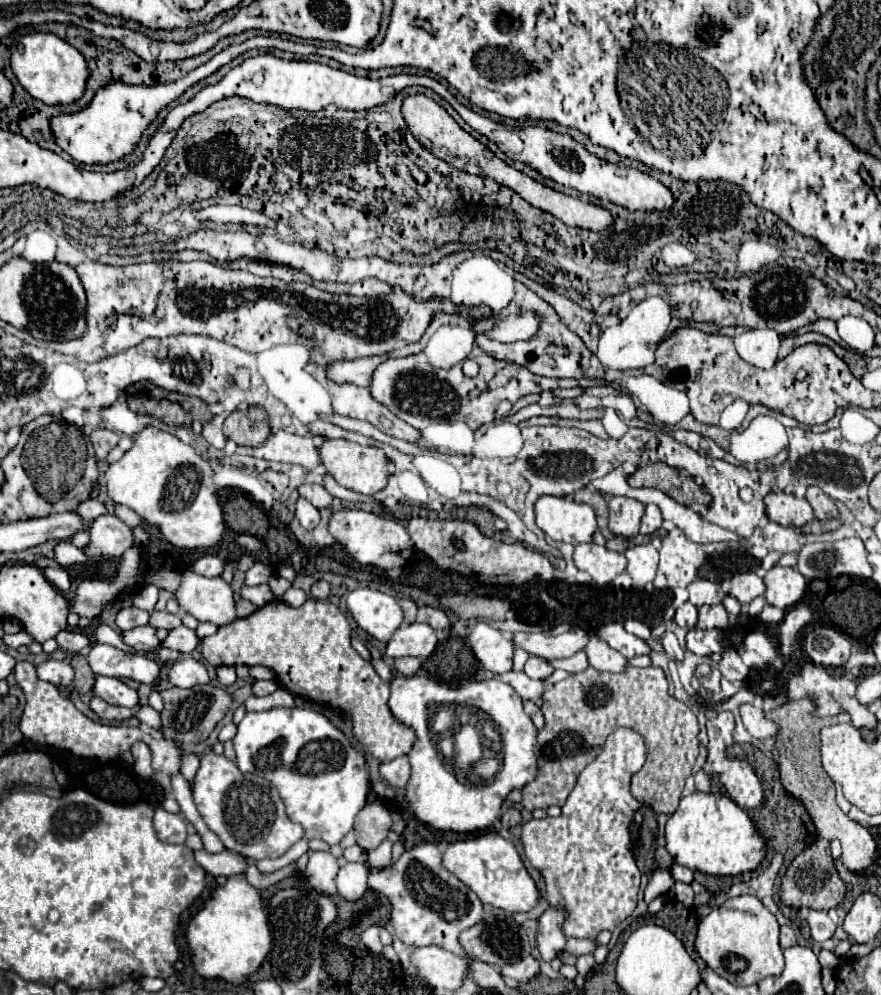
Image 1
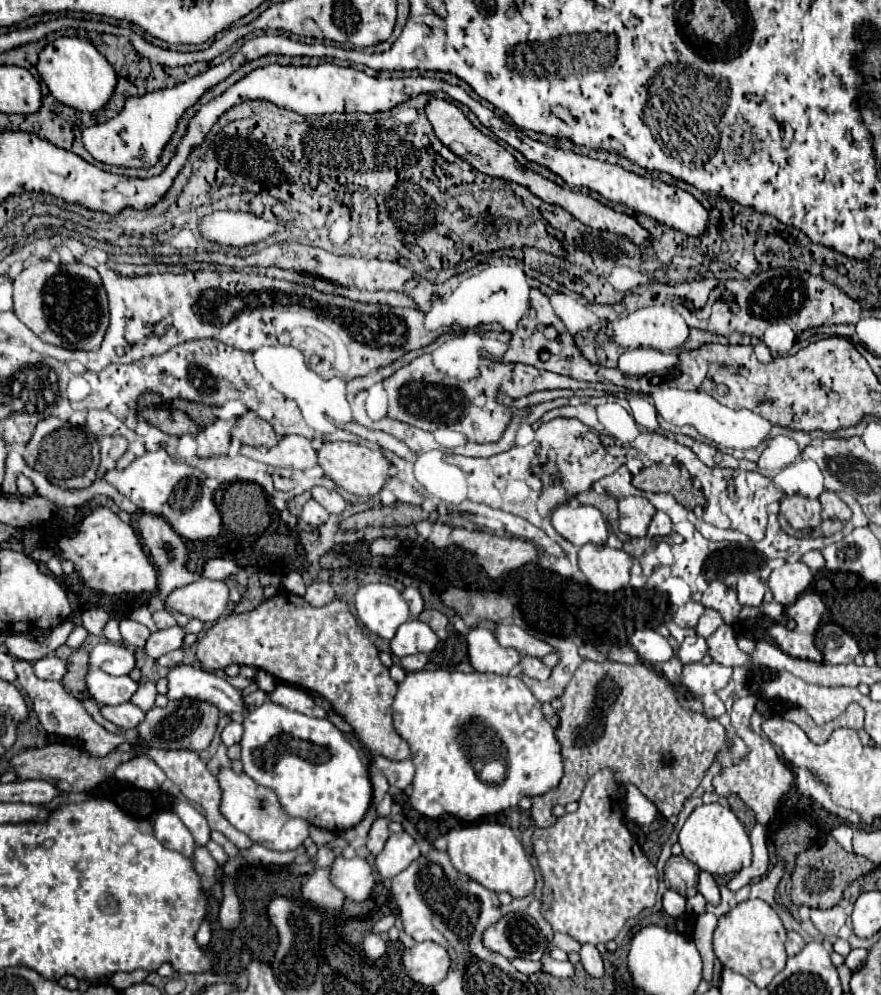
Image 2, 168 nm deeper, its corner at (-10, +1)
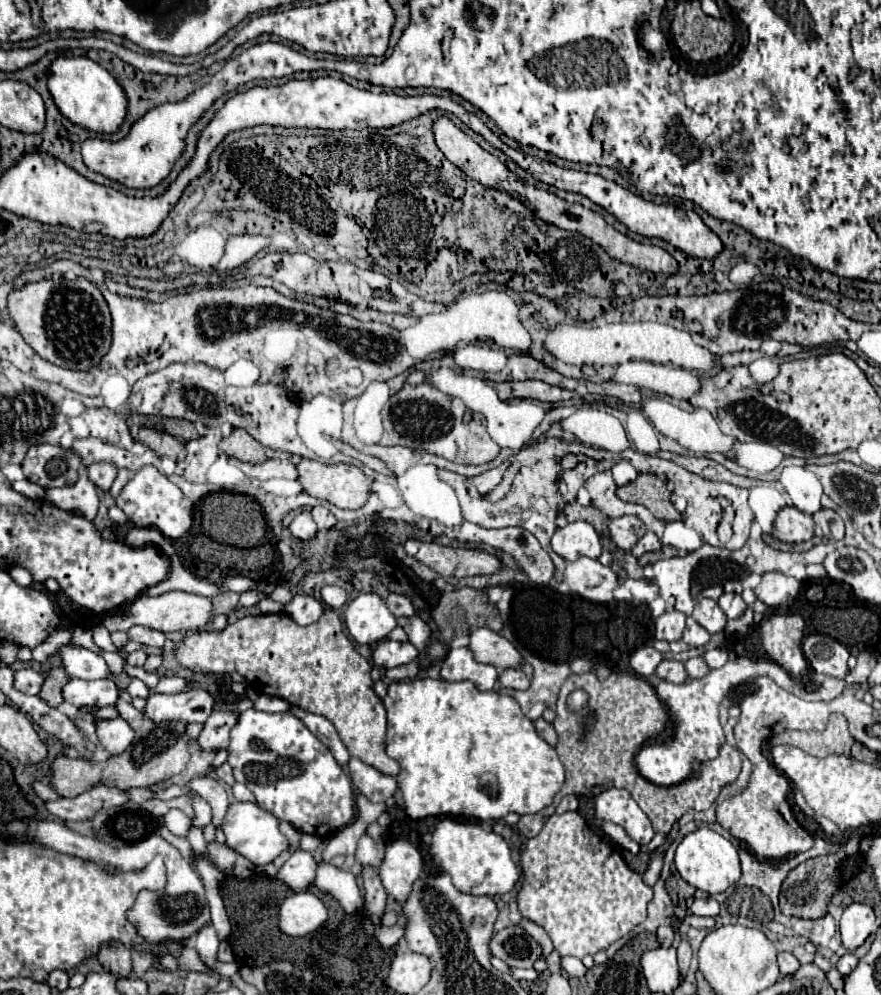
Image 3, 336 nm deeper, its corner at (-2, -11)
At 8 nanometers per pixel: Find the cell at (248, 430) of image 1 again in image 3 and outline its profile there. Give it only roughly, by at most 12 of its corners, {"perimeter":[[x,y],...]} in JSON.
{"perimeter":[[236,428],[220,450],[242,462],[262,464],[266,448]]}

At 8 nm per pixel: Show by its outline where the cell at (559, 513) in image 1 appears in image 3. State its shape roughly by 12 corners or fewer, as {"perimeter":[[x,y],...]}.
{"perimeter":[[588,522],[558,528],[552,550],[564,560],[600,558],[600,536]]}

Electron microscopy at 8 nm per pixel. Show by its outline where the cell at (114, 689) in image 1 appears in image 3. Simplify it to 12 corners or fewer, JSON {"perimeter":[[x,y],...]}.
{"perimeter":[[70,678],[62,696],[76,708],[114,706],[118,688],[104,680]]}

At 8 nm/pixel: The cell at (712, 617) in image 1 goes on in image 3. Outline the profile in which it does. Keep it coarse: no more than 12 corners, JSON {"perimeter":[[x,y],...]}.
{"perimeter":[[688,618],[682,640],[692,648],[702,648],[710,632]]}

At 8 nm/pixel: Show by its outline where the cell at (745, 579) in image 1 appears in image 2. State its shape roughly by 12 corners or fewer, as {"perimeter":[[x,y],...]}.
{"perimeter":[[741,573],[738,602],[760,606],[766,584],[757,573]]}

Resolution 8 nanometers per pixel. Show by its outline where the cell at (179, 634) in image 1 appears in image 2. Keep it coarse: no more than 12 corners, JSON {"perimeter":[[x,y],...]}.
{"perimeter":[[180,626],[150,634],[146,652],[156,660],[184,648]]}

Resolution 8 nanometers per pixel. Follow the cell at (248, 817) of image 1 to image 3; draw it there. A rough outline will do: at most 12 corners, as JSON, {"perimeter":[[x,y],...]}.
{"perimeter":[[234,802],[222,820],[226,844],[254,866],[288,850],[278,818]]}

